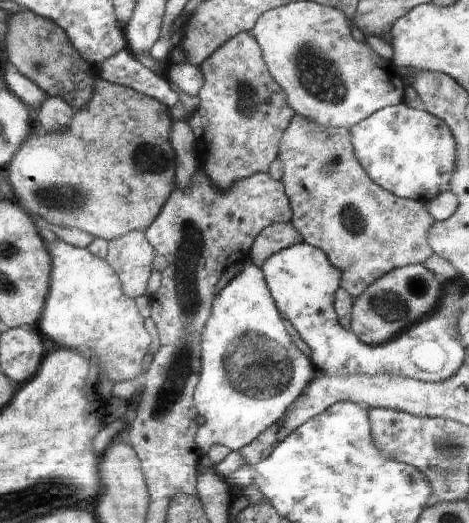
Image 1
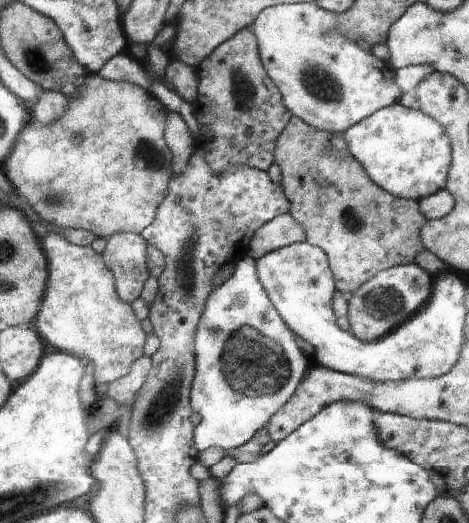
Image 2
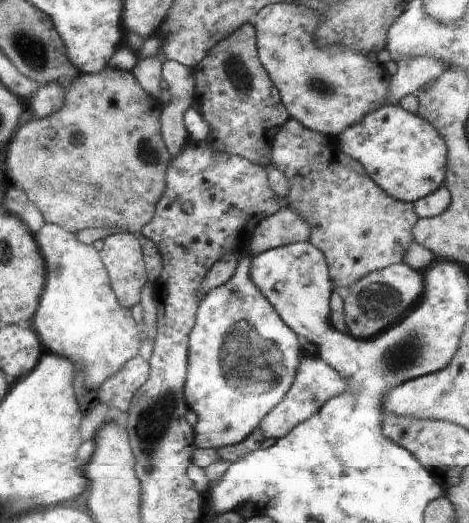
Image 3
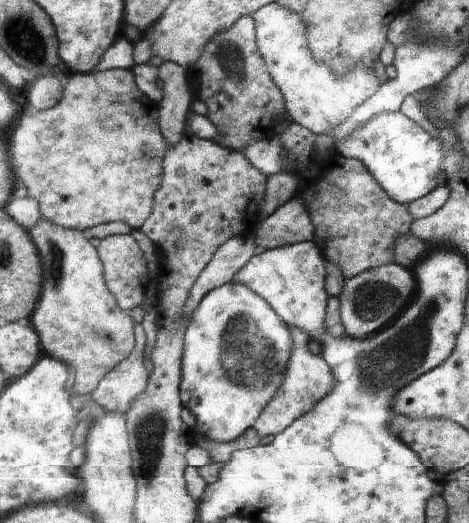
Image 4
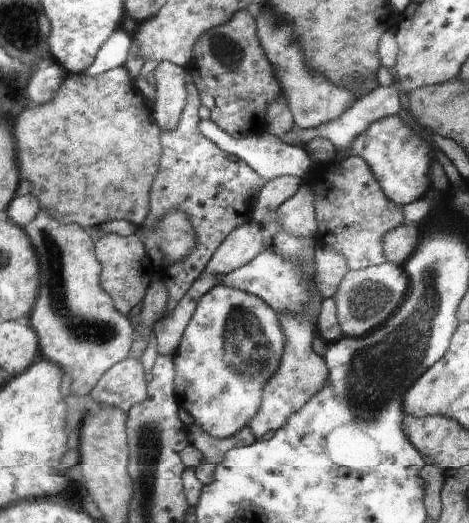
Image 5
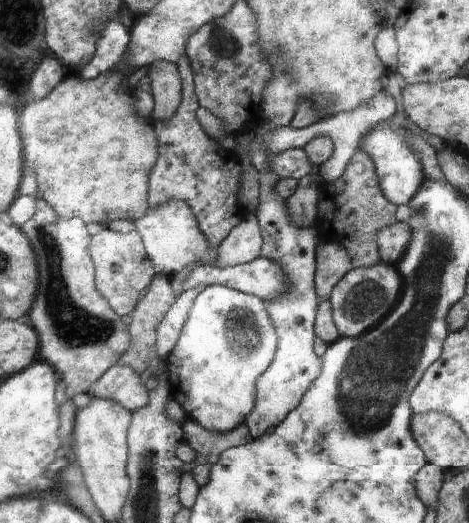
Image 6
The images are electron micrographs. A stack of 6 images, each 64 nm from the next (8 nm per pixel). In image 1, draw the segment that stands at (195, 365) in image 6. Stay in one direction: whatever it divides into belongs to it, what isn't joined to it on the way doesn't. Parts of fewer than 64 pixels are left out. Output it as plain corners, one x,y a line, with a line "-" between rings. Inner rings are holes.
250,260
242,263
242,272
236,274
214,297
210,318
201,332
201,369
193,394
194,408
204,418
204,424
198,428
195,438
201,455
214,444
222,444
230,451
236,451
256,440
266,428
280,420
290,404
306,390
306,386
310,386
316,376
317,370
309,356
296,347
284,327
261,268
254,266

